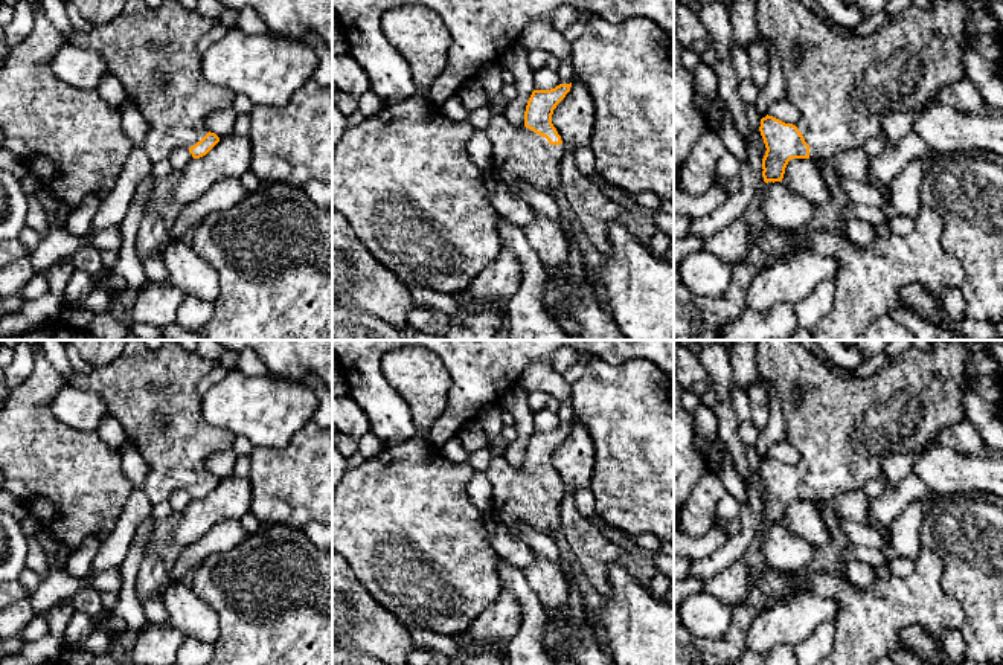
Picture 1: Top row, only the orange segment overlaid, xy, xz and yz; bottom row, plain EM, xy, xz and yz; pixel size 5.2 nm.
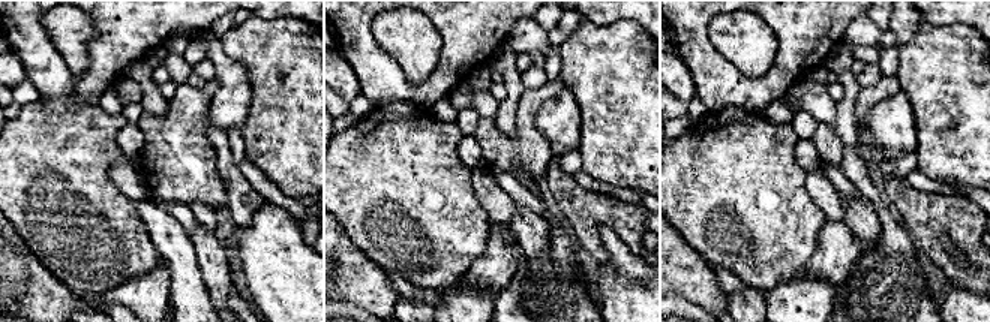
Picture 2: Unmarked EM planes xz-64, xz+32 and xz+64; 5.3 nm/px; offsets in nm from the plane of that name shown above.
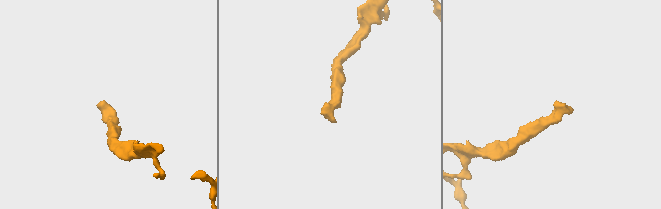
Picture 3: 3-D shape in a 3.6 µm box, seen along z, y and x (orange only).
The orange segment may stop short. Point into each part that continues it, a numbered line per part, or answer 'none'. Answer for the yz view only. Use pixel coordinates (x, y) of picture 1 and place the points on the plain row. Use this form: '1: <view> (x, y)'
1: yz (845, 429)

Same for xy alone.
1: xy (140, 383)

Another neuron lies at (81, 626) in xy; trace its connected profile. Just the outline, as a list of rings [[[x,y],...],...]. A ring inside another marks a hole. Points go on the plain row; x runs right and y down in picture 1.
[[[75,612],[69,619],[64,638],[66,642],[76,644],[88,638],[95,630],[101,628],[93,616]]]

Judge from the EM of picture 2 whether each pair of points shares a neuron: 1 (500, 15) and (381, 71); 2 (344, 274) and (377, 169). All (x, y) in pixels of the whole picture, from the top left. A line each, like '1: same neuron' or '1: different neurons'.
1: same neuron
2: different neurons

